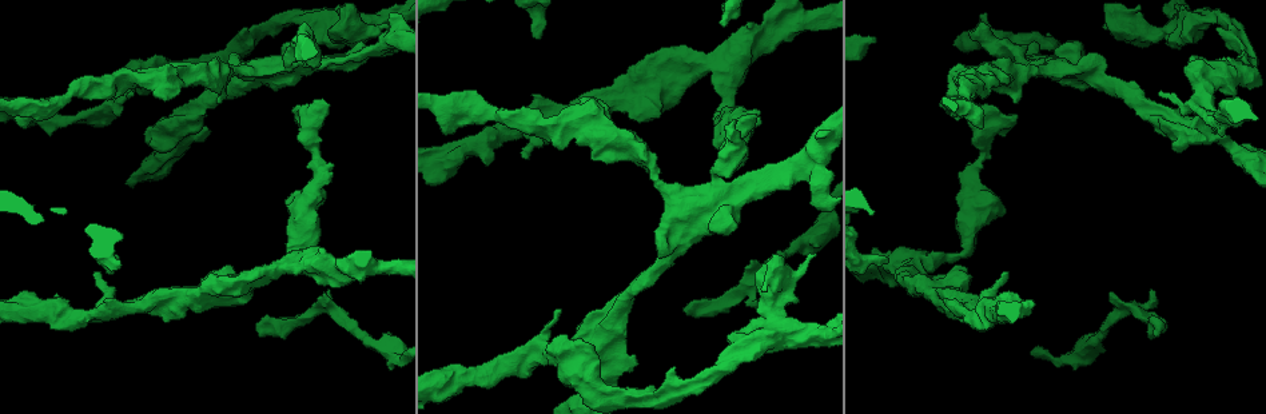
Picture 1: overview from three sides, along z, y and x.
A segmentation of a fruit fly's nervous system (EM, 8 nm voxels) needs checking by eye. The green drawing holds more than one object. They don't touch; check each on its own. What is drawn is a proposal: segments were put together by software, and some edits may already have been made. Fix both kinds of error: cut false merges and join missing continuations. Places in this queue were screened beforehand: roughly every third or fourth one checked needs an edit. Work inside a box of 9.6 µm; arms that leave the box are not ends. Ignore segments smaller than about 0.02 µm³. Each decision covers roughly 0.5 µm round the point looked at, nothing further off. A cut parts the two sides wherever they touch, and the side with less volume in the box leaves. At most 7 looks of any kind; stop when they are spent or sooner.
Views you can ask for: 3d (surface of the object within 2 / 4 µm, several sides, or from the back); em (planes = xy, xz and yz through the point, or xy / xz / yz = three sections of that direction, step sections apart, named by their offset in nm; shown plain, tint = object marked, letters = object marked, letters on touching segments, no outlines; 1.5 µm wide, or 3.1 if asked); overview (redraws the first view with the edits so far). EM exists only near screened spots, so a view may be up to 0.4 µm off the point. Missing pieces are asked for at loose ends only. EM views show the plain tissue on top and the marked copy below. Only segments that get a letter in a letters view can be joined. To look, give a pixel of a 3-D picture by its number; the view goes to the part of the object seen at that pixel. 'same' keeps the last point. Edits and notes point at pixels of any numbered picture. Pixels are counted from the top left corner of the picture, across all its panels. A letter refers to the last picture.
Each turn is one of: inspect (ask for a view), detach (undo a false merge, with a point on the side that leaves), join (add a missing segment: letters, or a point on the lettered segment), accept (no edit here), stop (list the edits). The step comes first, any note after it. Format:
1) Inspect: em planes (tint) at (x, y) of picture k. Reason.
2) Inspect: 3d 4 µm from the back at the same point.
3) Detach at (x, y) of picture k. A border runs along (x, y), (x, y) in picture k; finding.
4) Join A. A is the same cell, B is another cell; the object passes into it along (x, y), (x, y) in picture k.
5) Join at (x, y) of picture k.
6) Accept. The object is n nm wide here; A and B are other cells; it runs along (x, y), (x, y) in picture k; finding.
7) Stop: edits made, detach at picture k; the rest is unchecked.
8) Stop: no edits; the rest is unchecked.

Inspect: 3d 4 µm from the back at (389, 25) of picture 1. Branch stops here.

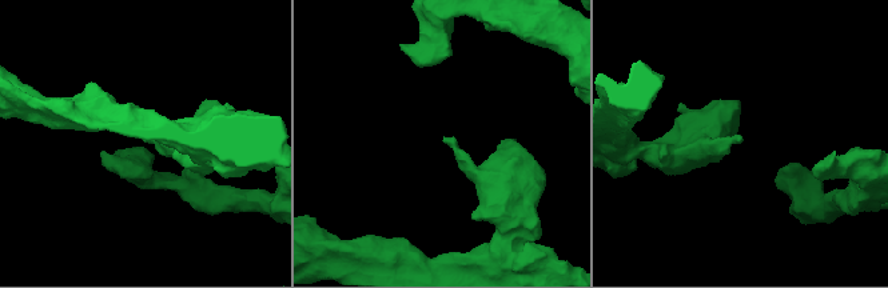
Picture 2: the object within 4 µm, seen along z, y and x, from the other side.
Inspect: em planes (letters) at (740, 143) of picture 2.

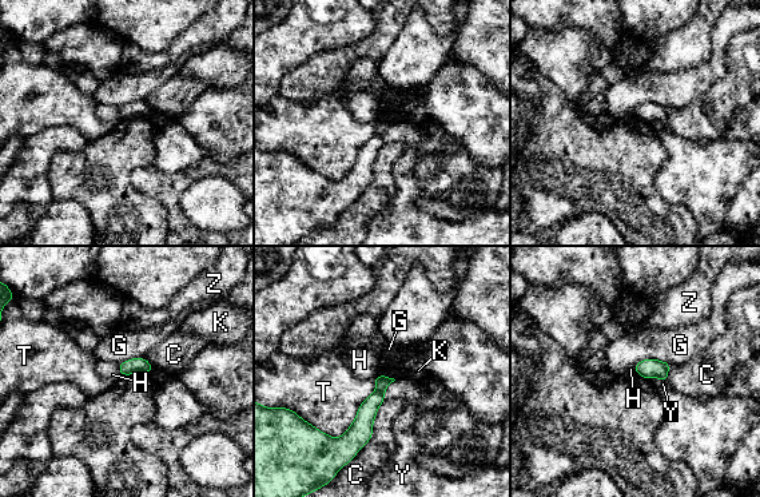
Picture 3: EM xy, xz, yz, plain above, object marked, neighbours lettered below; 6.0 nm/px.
Accept. C, G, H, K, T, Y and Z are other cells; it runs along (386, 380), (366, 412), (354, 449) in picture 3; no lettered segment goes on from it.

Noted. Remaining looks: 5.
Inspect: em xy step 8 (tint) at (305, 32) of picture 1. Thick end.

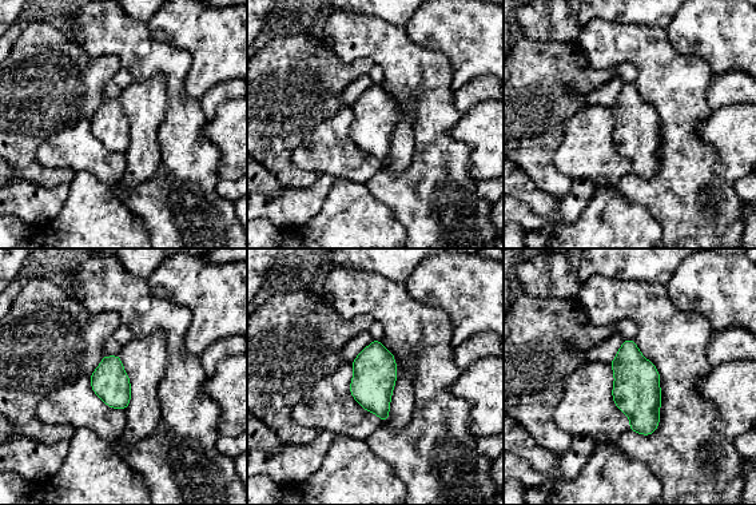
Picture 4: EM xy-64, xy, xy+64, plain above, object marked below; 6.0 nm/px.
Inspect: em xy step 8 (letters) at the same point.

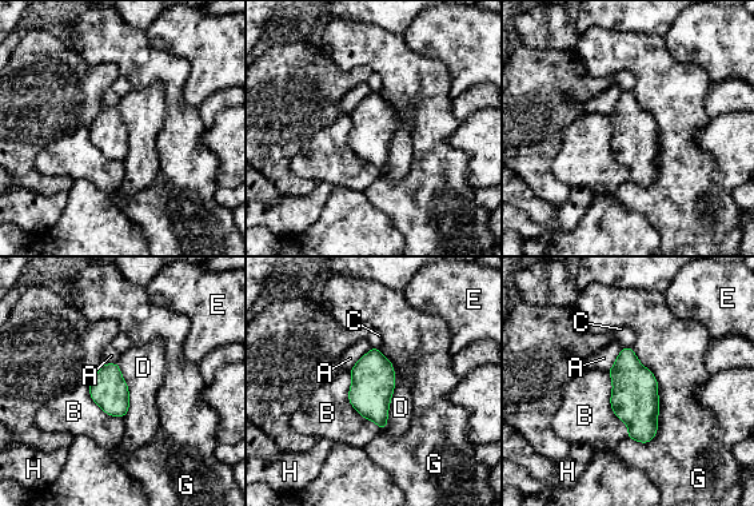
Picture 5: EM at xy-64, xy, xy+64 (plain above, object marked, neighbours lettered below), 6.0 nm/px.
Accept. A, B, C, D, E, G and H are other cells; a border runs along (390, 361), (394, 391), (382, 431) in picture 5; none of them fits.

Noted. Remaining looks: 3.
Inspect: em xz step 8 (tint) at (95, 271) of picture 1. Branch stops here.

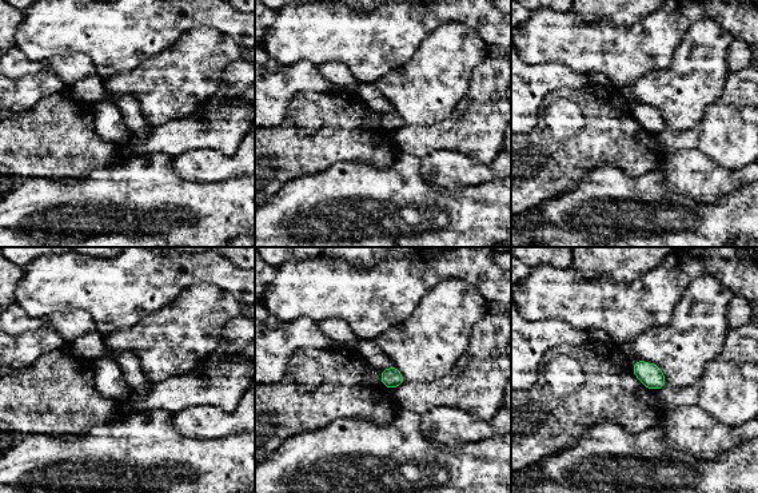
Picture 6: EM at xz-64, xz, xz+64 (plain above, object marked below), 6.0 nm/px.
Inspect: em planes (letters) at the same point. Another direction.

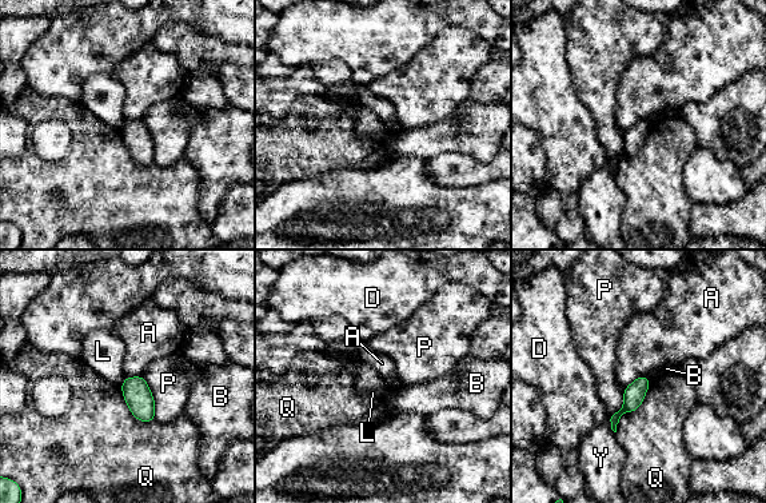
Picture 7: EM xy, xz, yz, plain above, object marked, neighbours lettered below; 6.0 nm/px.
Accept. A, B, D, L, P, Q and Y are other cells; a border runs along (126, 378), (120, 384) in picture 7; none of them fits.

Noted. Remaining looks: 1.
Stop: no edits; the rest is unchecked.

